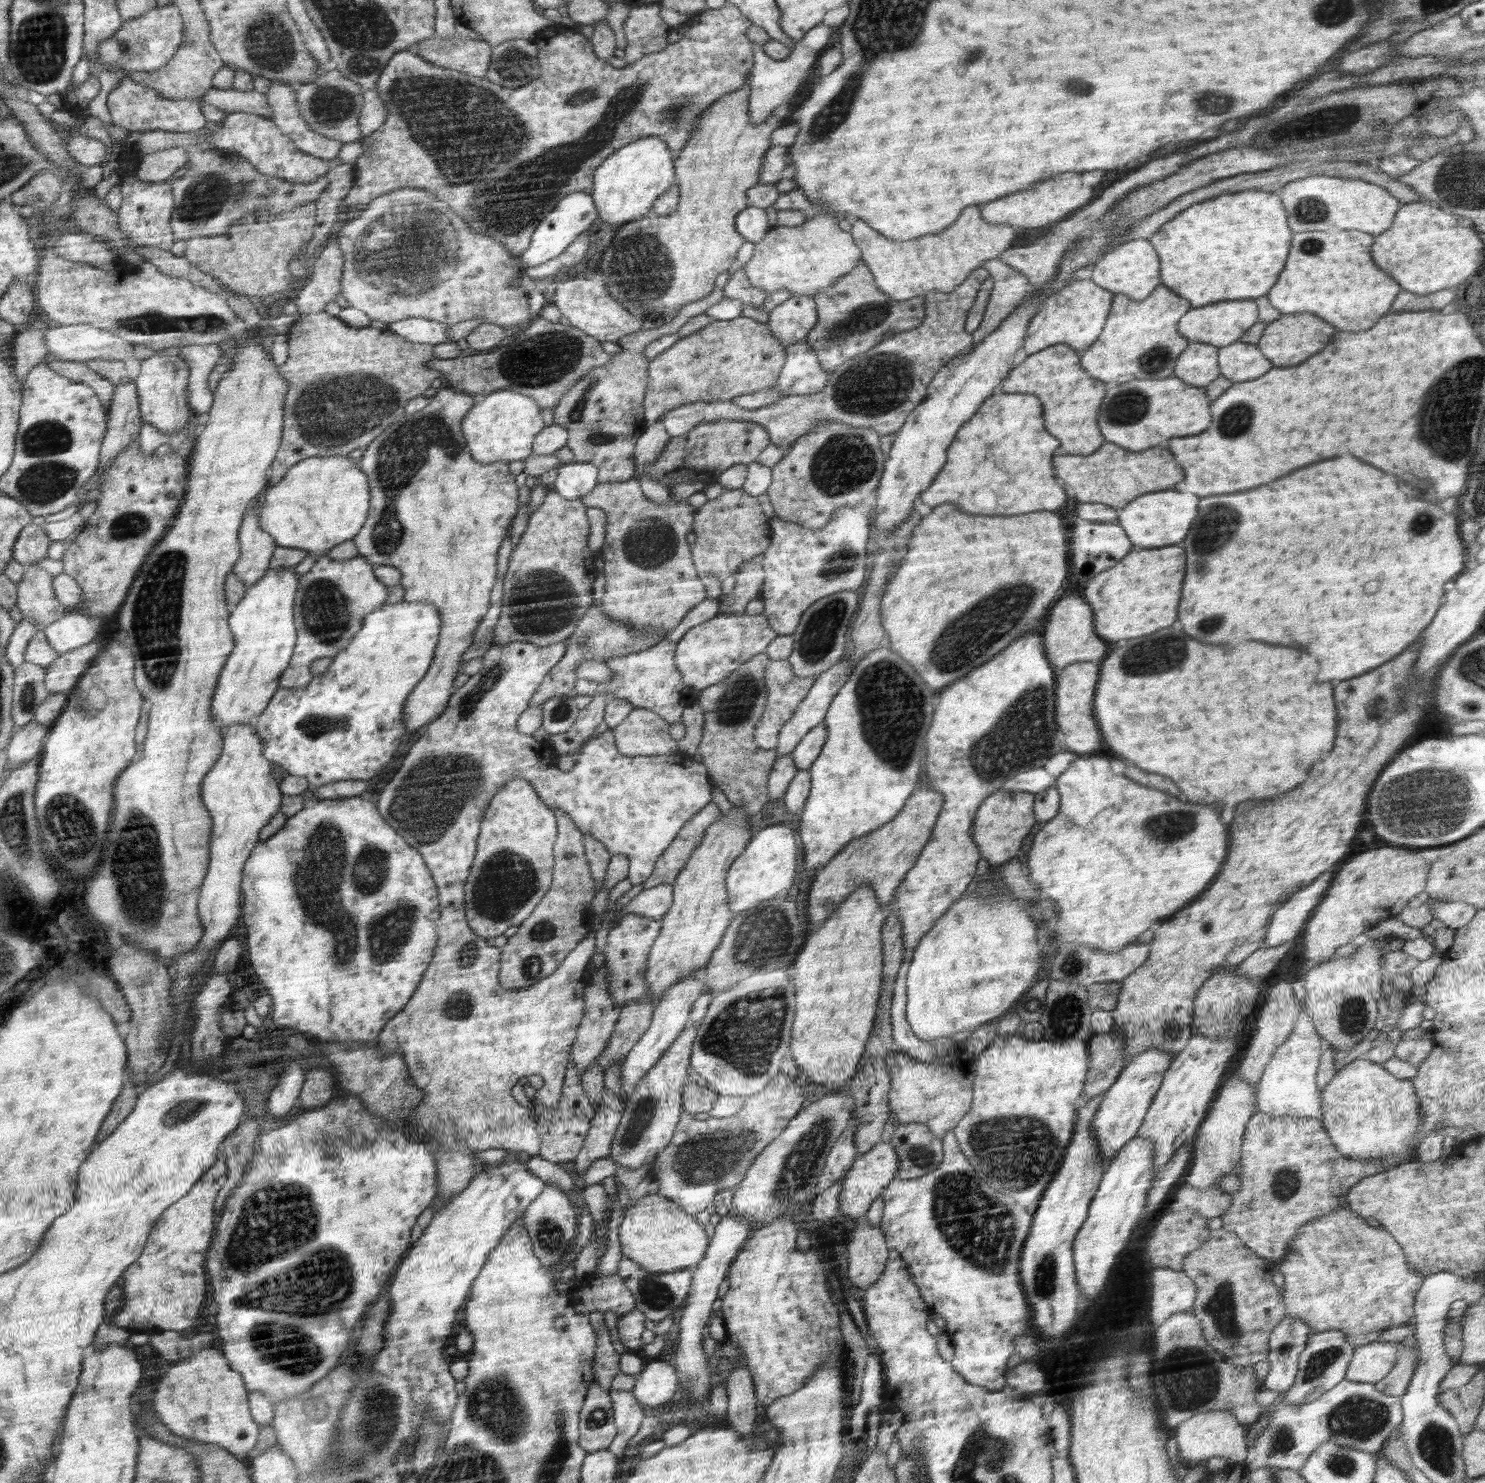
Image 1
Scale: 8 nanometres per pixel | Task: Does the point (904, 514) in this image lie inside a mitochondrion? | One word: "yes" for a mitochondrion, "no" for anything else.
no

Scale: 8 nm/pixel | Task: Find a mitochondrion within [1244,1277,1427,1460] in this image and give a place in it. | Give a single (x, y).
(1356, 1419)

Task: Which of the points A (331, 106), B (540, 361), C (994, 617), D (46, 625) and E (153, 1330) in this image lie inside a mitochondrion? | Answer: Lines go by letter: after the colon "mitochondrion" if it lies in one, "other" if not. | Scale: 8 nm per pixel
A: mitochondrion
B: mitochondrion
C: mitochondrion
D: other
E: other

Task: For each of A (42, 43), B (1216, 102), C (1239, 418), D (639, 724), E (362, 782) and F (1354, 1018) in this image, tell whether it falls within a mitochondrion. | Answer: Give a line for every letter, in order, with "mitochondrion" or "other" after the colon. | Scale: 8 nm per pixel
A: mitochondrion
B: mitochondrion
C: mitochondrion
D: other
E: other
F: mitochondrion

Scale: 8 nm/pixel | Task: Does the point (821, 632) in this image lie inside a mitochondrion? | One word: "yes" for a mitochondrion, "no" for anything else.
yes

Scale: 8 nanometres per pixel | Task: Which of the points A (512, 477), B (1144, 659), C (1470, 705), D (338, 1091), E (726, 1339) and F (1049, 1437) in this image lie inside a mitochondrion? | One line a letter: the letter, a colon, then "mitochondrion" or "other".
A: other
B: mitochondrion
C: mitochondrion
D: other
E: other
F: other

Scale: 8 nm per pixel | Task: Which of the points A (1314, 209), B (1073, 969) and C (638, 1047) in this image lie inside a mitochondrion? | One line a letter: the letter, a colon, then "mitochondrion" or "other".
A: mitochondrion
B: mitochondrion
C: other

